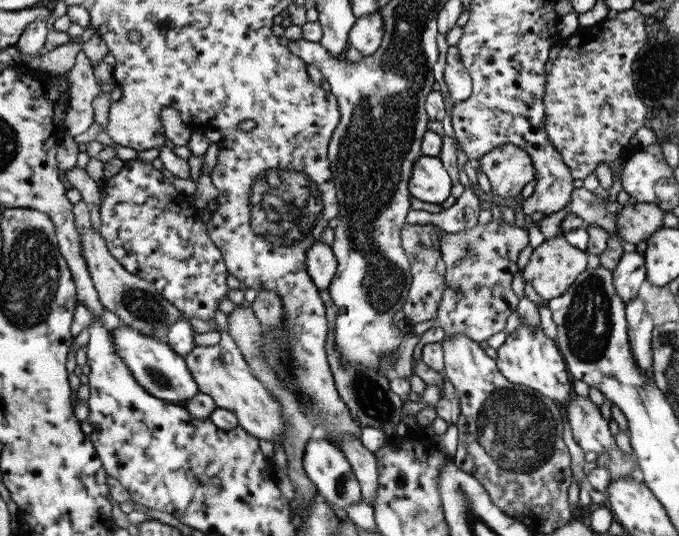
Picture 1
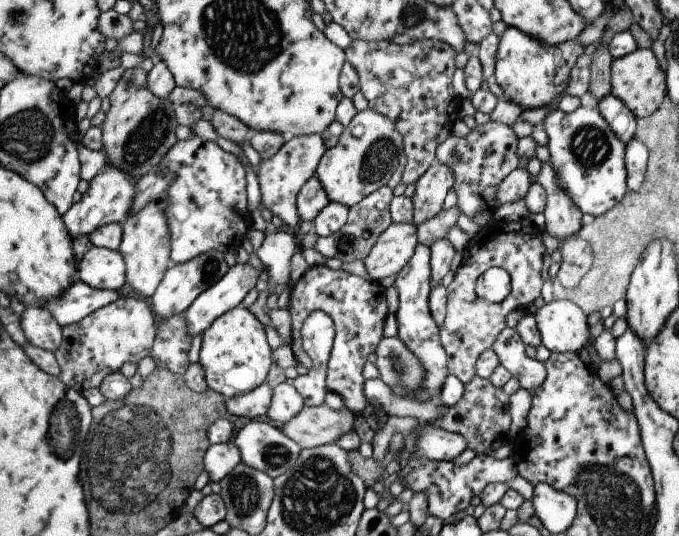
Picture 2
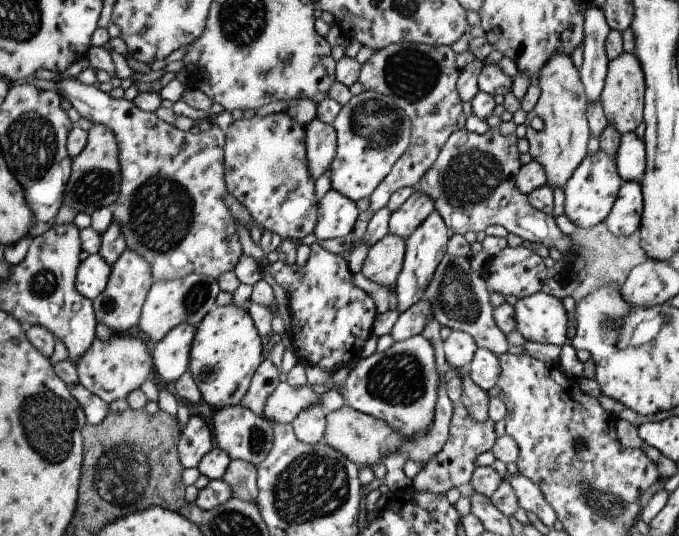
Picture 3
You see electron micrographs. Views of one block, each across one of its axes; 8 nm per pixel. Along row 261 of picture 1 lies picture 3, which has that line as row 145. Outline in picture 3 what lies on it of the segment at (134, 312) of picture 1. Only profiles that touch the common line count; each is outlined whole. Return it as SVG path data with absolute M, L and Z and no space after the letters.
M92 124L87 132L85 148L75 158L71 158L62 204L75 210L75 213L84 212L90 216L95 210L103 206L110 208L114 204L119 196L121 176L119 176L119 162L117 162L117 138L111 134L111 130L105 128L103 124Z

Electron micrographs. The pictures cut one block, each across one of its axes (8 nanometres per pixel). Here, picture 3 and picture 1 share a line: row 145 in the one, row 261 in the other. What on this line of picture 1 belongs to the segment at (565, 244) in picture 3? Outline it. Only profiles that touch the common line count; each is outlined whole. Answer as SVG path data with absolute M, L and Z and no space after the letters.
M506 222L477 223L473 228L455 234L441 230L439 251L445 263L445 288L435 318L439 321L437 325L444 330L444 336L459 332L478 343L501 332L507 316L518 304L517 296L511 291L511 278L517 271L517 256L526 246L527 233Z

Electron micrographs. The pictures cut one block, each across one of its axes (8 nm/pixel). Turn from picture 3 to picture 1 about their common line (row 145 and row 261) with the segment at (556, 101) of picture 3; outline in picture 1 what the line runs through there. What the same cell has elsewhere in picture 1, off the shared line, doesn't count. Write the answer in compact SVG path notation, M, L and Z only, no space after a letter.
M563 234L544 239L532 250L527 264L522 269L524 282L529 282L537 296L544 301L561 296L569 288L569 285L585 270L587 255L585 251L575 248L565 241Z

